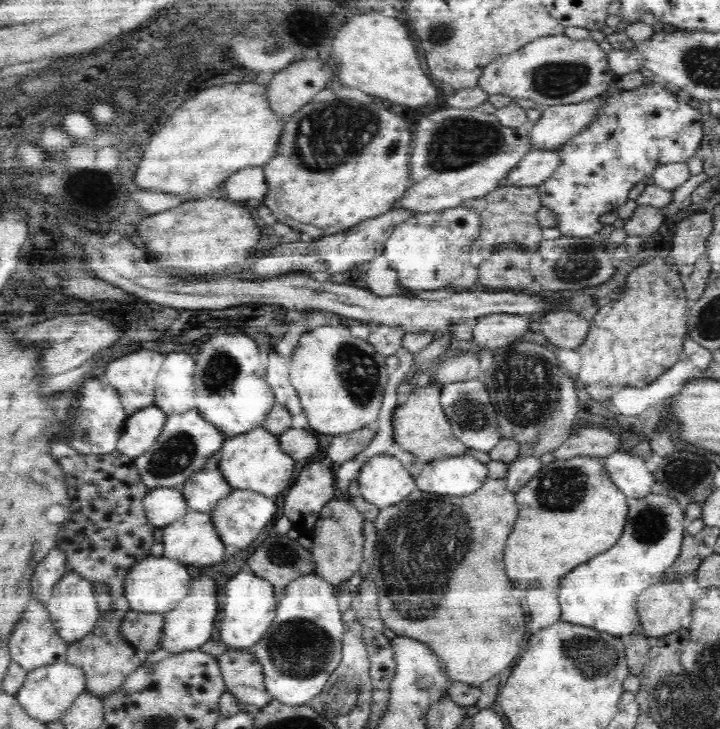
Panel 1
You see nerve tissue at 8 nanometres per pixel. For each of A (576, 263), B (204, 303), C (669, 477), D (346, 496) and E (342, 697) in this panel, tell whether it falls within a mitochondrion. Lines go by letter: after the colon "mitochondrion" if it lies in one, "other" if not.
A: mitochondrion
B: other
C: mitochondrion
D: other
E: mitochondrion

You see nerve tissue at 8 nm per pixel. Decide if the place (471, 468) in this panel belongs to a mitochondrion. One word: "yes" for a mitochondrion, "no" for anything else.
no

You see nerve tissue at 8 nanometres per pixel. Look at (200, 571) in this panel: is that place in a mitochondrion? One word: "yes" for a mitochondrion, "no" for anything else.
no

